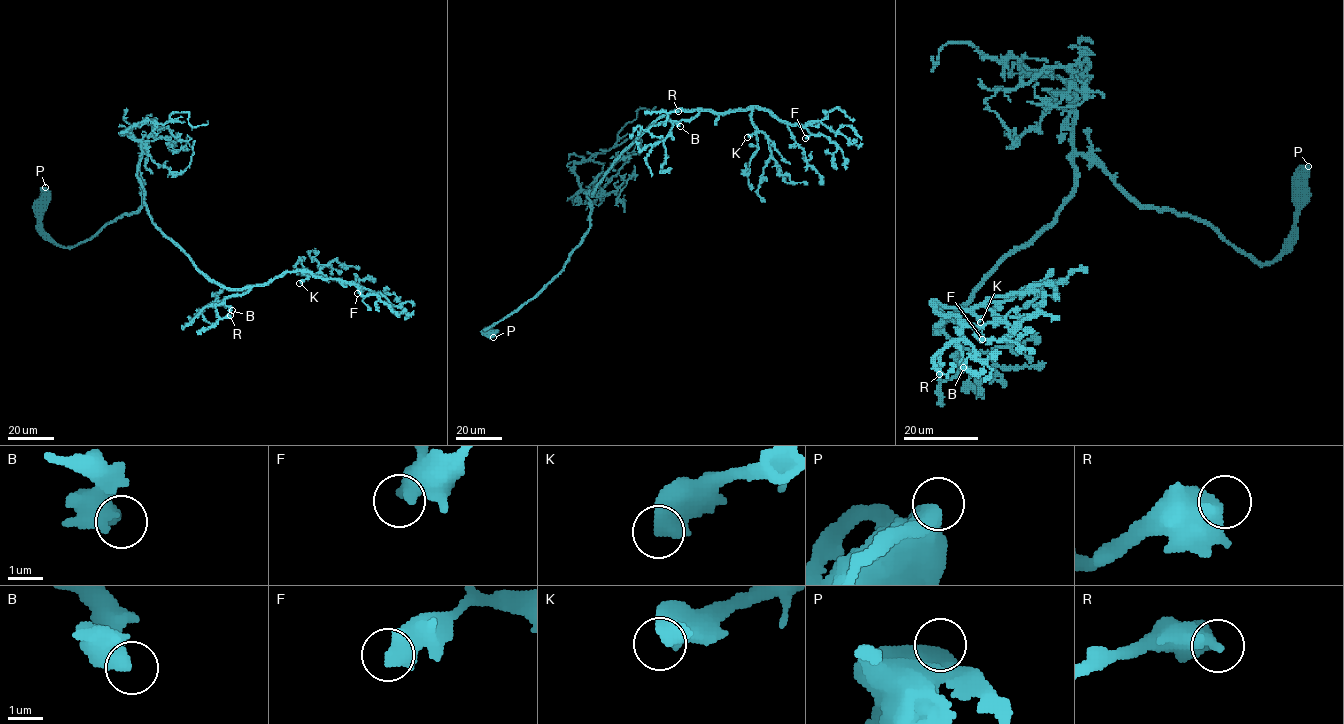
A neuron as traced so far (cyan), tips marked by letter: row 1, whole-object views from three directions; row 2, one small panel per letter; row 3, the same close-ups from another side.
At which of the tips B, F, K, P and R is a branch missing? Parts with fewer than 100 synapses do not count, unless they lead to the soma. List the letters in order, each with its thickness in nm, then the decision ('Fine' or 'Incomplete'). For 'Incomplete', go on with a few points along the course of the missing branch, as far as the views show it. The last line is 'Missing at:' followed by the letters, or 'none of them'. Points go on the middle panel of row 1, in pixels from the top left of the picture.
B: Thickness 550 nm. Fine
F: Thickness 600 nm. Fine
K: Thickness 700 nm. Fine
P: Thickness 650 nm. Fine
R: Thickness 440 nm. Fine
Missing at: none of them

